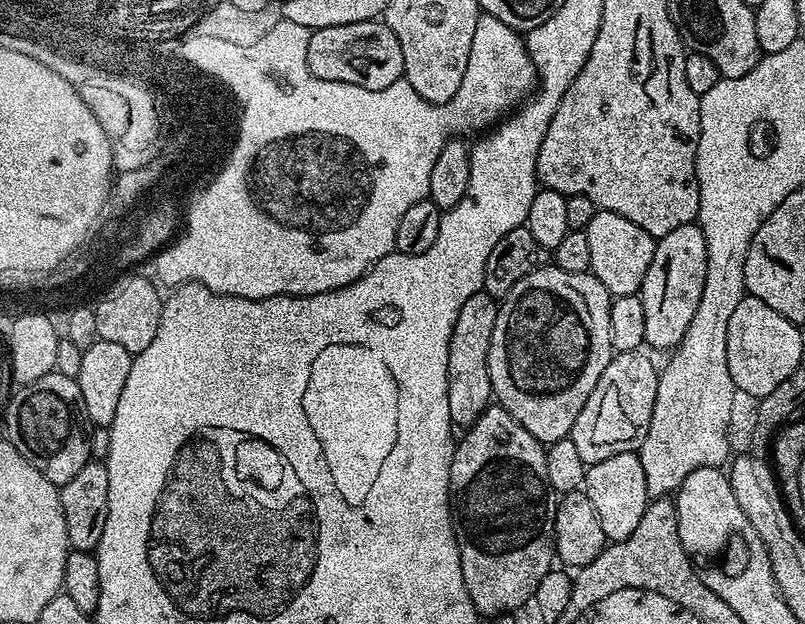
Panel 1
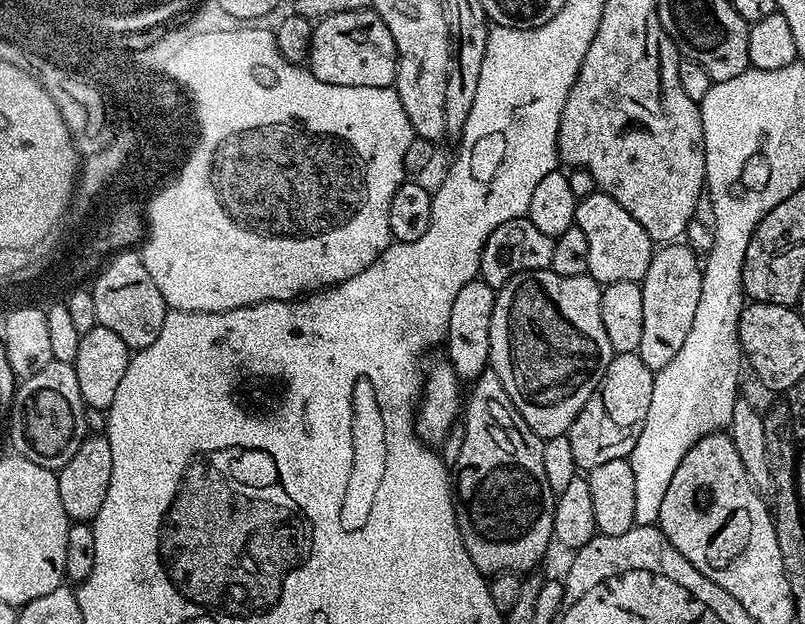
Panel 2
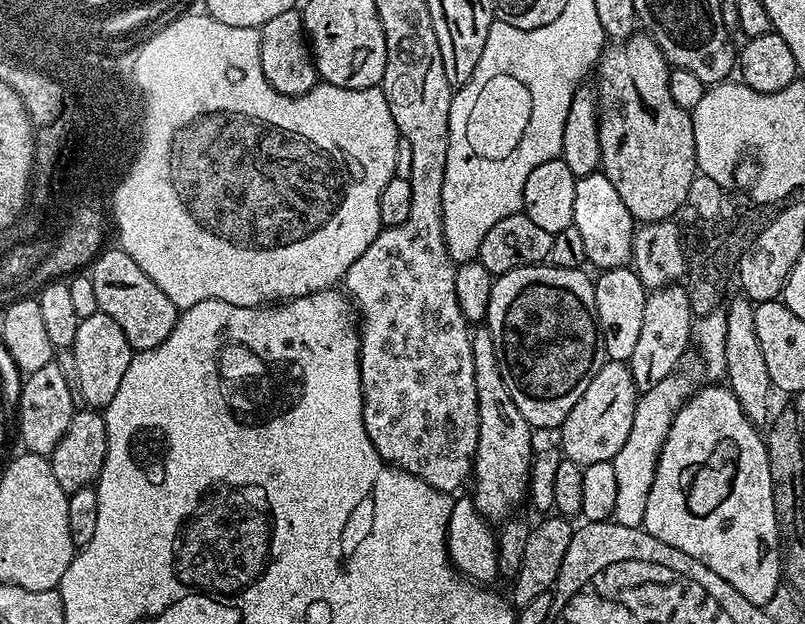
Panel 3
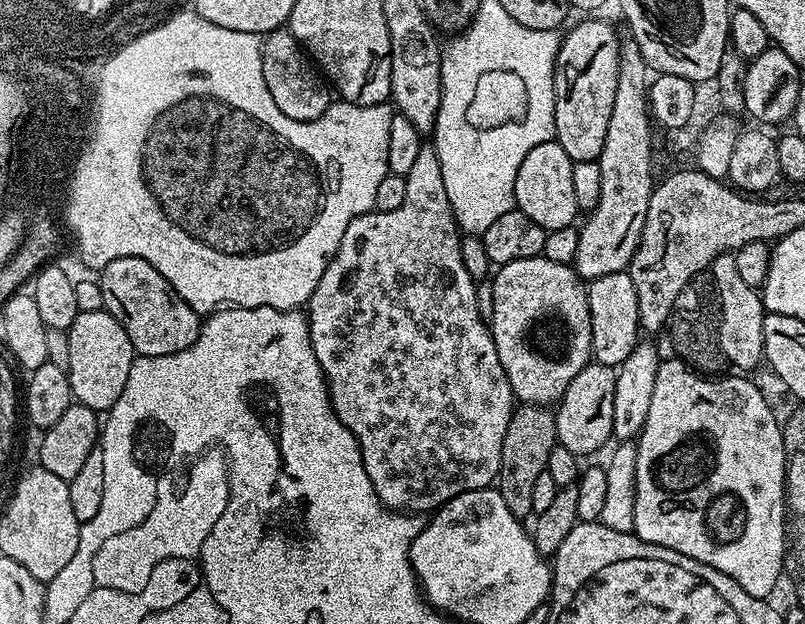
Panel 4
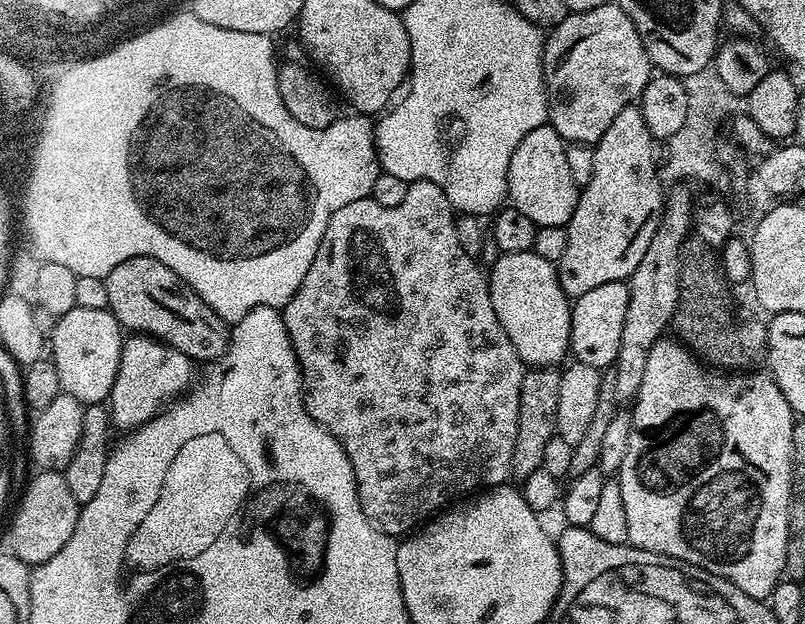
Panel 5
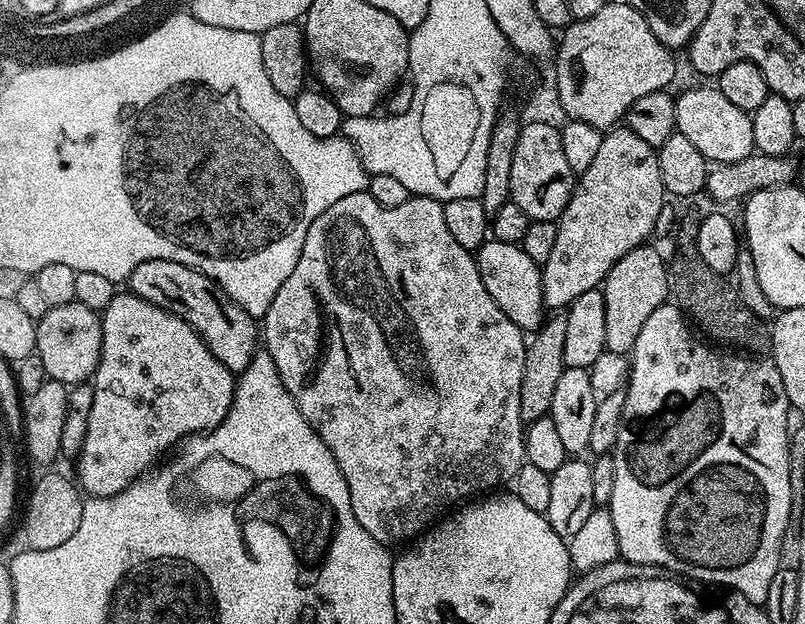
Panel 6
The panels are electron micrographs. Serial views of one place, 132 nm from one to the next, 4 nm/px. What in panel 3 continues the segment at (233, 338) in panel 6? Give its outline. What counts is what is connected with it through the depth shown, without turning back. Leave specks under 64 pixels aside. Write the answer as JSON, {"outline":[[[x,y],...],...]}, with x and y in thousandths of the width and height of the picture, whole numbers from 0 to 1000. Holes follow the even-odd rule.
{"outline":[[[134,394],[112,425],[112,441],[117,452],[117,473],[122,478],[124,498],[132,502],[147,522],[152,522],[152,535],[157,535],[157,548],[169,563],[186,561],[206,542],[211,542],[211,529],[216,529],[221,495],[211,478],[166,420],[161,407],[157,407],[148,394]]]}

